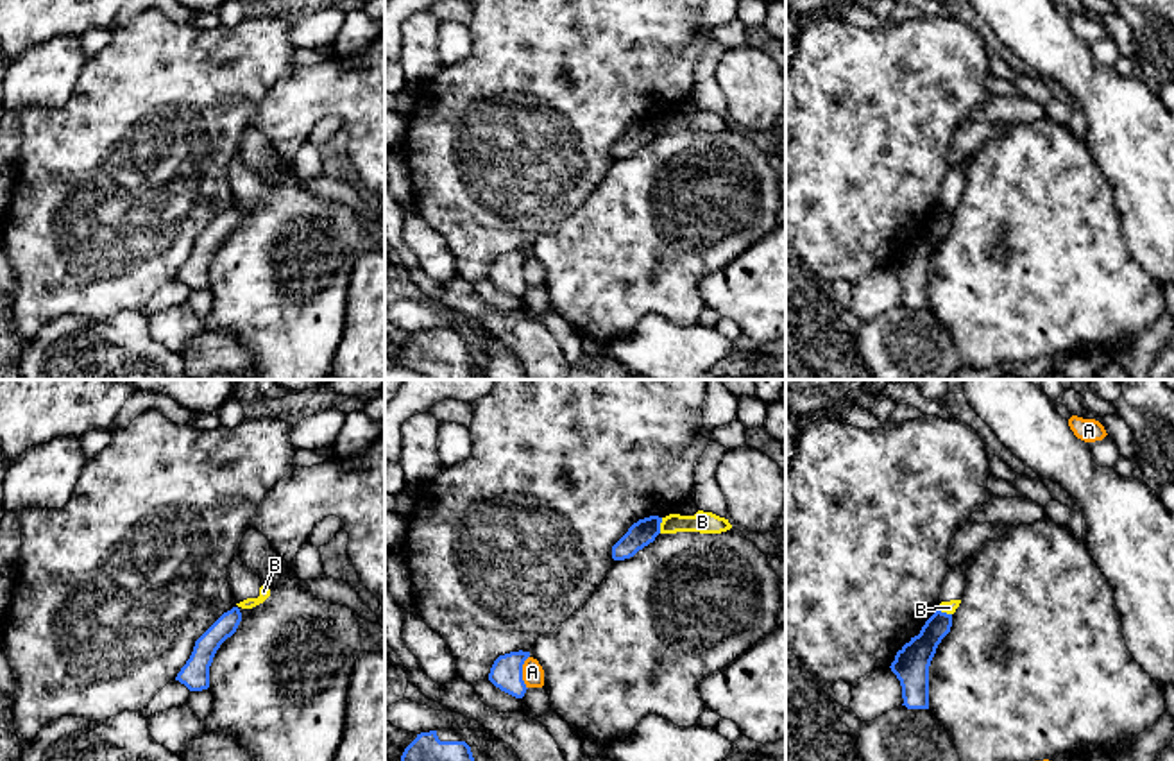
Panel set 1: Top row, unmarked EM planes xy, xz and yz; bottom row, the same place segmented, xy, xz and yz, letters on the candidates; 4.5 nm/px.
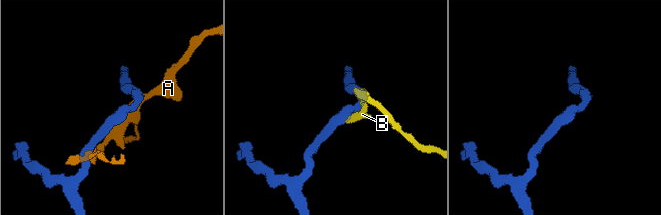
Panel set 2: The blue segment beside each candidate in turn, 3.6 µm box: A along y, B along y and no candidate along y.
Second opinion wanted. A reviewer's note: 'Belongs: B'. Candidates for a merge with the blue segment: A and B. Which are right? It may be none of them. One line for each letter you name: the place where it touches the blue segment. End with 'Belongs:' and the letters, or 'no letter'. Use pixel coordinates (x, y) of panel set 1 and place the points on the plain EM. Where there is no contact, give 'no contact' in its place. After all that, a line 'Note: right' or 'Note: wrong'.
Belongs: no letter
Note: wrong

